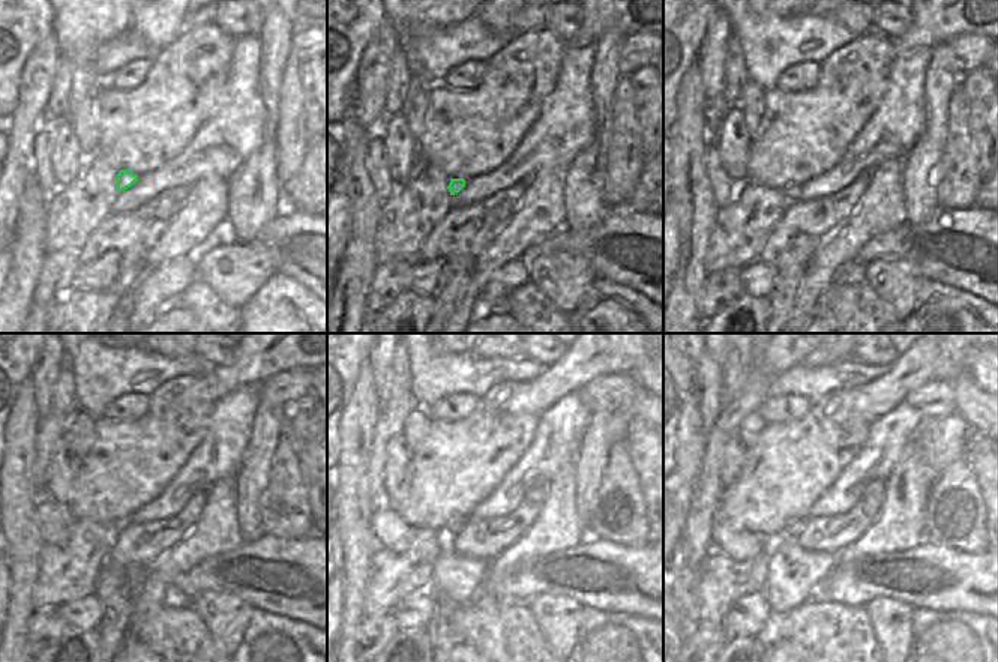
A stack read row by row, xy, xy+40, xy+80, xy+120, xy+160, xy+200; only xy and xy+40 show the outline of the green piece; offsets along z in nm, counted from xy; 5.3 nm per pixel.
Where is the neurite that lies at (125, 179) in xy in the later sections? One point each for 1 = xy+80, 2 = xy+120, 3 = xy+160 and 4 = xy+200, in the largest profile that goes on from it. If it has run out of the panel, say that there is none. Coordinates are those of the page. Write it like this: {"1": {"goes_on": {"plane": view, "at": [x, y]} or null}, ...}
{"1": {"goes_on": {"plane": "xy+80", "at": [791, 191]}}, "2": {"goes_on": {"plane": "xy+120", "at": [116, 527]}}, "3": {"goes_on": {"plane": "xy+160", "at": [453, 527]}}, "4": {"goes_on": {"plane": "xy+200", "at": [791, 532]}}}

